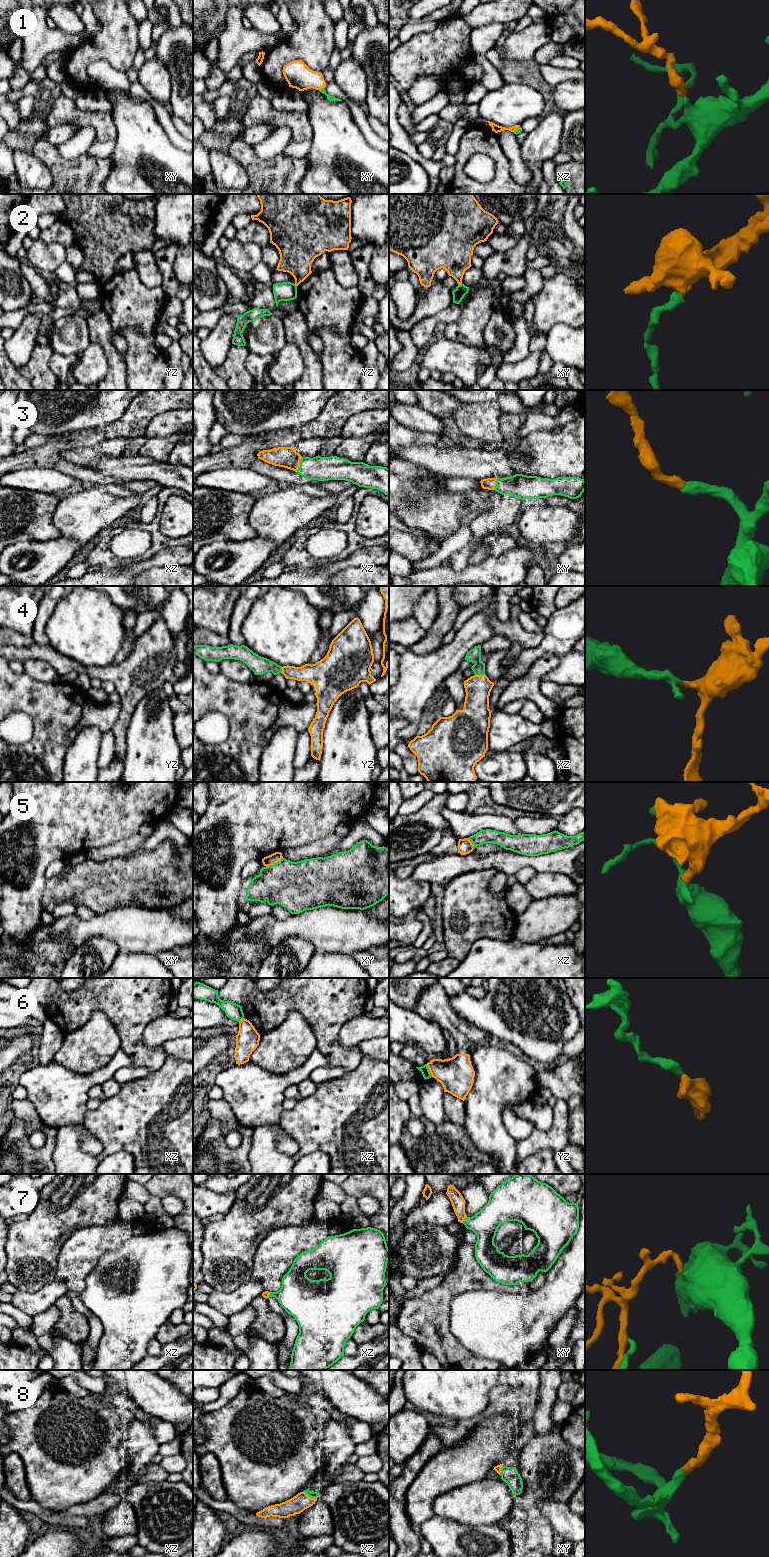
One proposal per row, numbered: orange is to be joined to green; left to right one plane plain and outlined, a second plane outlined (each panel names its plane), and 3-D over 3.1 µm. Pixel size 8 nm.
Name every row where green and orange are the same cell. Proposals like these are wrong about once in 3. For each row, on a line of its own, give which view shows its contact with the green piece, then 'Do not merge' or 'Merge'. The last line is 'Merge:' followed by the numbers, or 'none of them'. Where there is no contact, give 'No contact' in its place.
1: Touches green in xy. Merge
2: Touches green in xy. Do not merge
3: Touches green in xz. Merge
4: Touches green in xz. Merge
5: Touches green in xy. Do not merge
6: Touches green in yz. Do not merge
7: Touches green in xy. Merge
8: Touches green in xz. Merge
Merge: 1, 3, 4, 7, 8

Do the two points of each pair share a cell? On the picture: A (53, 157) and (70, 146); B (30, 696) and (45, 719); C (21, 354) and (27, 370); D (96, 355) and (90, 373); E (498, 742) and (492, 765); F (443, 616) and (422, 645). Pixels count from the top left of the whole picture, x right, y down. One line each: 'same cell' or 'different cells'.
A: different cells
B: same cell
C: different cells
D: same cell
E: different cells
F: same cell

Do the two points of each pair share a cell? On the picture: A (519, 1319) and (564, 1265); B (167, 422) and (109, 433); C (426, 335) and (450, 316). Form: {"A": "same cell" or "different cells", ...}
{"A": "same cell", "B": "different cells", "C": "same cell"}

